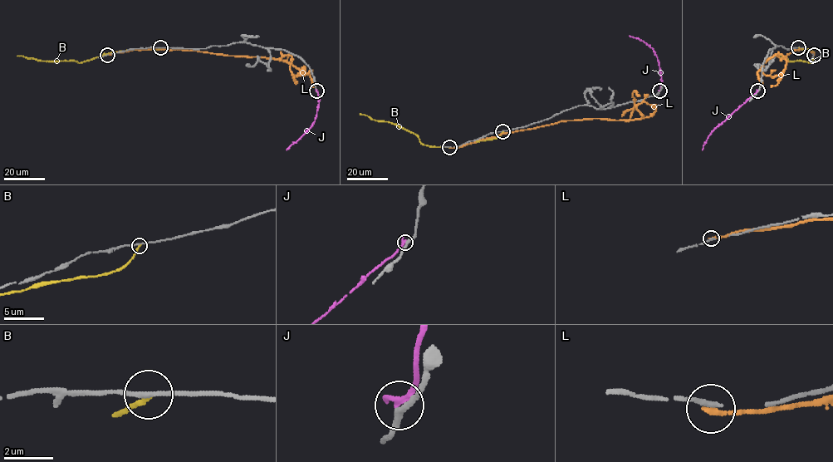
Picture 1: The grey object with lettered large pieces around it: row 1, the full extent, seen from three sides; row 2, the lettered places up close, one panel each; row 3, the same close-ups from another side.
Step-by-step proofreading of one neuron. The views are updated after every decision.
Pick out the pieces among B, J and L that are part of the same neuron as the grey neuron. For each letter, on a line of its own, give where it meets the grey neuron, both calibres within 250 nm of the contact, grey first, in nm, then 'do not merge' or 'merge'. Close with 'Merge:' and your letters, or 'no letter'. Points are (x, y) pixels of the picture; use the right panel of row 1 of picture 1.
B: meets grey at (798, 47); 160 nm thick on the grey side, 180 nm on the other; do not merge
J: meets grey at (757, 90); 240 nm thick on the grey side, 280 nm on the other; do not merge
L: meets grey at (814, 55); 220 nm thick on the grey side, 200 nm on the other; do not merge
Merge: no letter

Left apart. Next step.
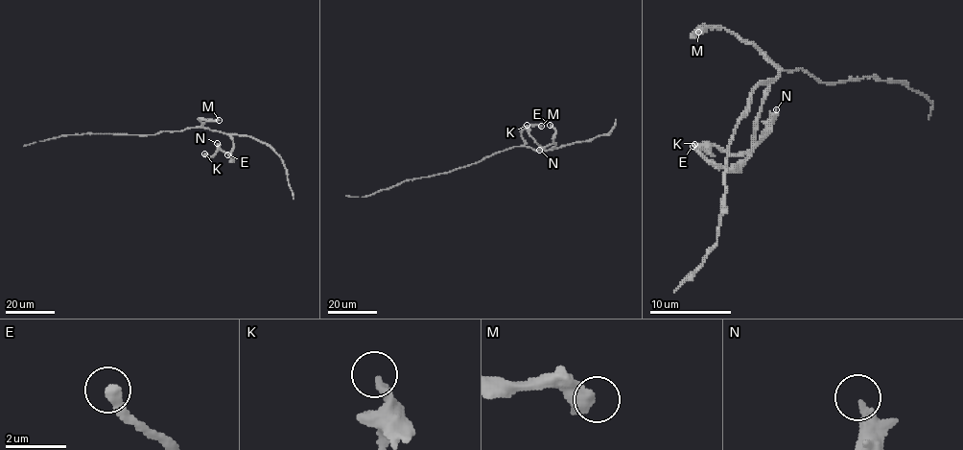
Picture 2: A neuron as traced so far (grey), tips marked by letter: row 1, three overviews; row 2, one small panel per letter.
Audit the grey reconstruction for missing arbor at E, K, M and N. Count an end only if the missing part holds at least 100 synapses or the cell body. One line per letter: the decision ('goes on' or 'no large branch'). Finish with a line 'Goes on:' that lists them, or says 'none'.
E: goes on
K: no large branch
M: no large branch
N: no large branch
Goes on: E

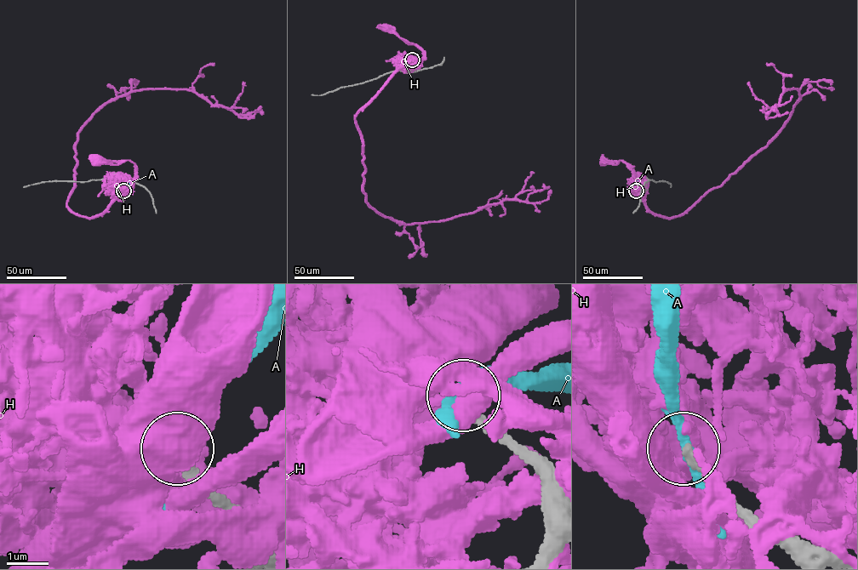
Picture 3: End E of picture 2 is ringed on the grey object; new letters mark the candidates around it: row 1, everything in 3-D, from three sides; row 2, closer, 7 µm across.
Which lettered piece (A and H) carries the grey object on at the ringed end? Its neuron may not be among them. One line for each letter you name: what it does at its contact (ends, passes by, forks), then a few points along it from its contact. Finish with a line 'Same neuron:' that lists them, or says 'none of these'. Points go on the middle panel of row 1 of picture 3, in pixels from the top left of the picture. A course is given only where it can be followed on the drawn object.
Same neuron: none of these

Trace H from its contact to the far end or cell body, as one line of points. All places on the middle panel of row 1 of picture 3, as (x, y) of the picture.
H: (413, 60), (424, 59), (425, 52), (414, 44), (407, 44), (386, 26)

